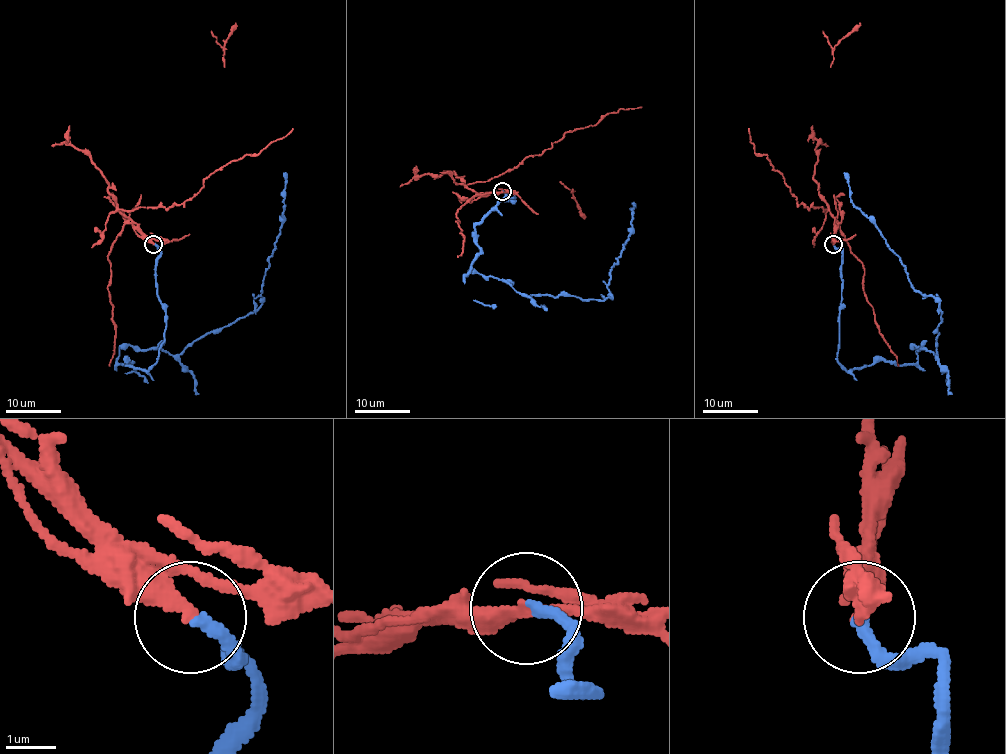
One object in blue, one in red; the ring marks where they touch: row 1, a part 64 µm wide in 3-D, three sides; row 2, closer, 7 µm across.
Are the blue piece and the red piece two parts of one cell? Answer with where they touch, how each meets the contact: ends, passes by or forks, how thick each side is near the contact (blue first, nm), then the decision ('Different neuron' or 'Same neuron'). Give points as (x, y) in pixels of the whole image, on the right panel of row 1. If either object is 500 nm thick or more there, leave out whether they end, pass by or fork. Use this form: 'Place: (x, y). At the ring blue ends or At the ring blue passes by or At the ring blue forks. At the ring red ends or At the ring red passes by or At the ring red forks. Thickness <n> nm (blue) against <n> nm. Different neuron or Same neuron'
Place: (833, 244). At the ring blue ends. At the ring red ends. Thickness 240 nm (blue) against 320 nm. Different neuron

